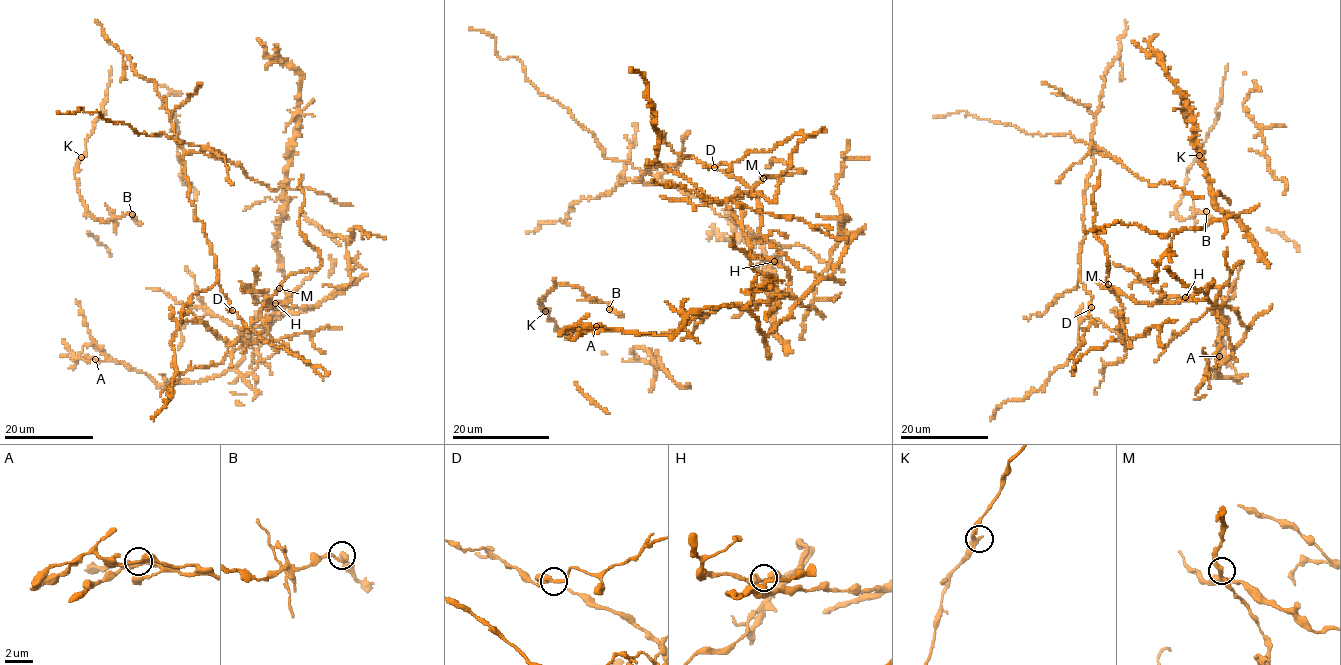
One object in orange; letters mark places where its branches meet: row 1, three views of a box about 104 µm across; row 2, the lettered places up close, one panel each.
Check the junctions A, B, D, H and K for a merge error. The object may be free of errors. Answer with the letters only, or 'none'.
D

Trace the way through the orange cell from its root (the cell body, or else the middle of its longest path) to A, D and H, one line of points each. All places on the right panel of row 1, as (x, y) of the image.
A: (1142, 303), (1209, 300), (1231, 306), (1248, 330), (1216, 375), (1238, 379), (1227, 359), (1219, 356)
D: (1142, 303), (1116, 291), (1130, 345), (1110, 339), (1076, 361), (1072, 355), (1084, 342), (1091, 307)
H: (1142, 303), (1174, 303), (1185, 297)

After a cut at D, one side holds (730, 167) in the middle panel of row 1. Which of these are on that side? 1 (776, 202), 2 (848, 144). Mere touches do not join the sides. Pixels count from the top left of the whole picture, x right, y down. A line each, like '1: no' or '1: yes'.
1: yes
2: no

